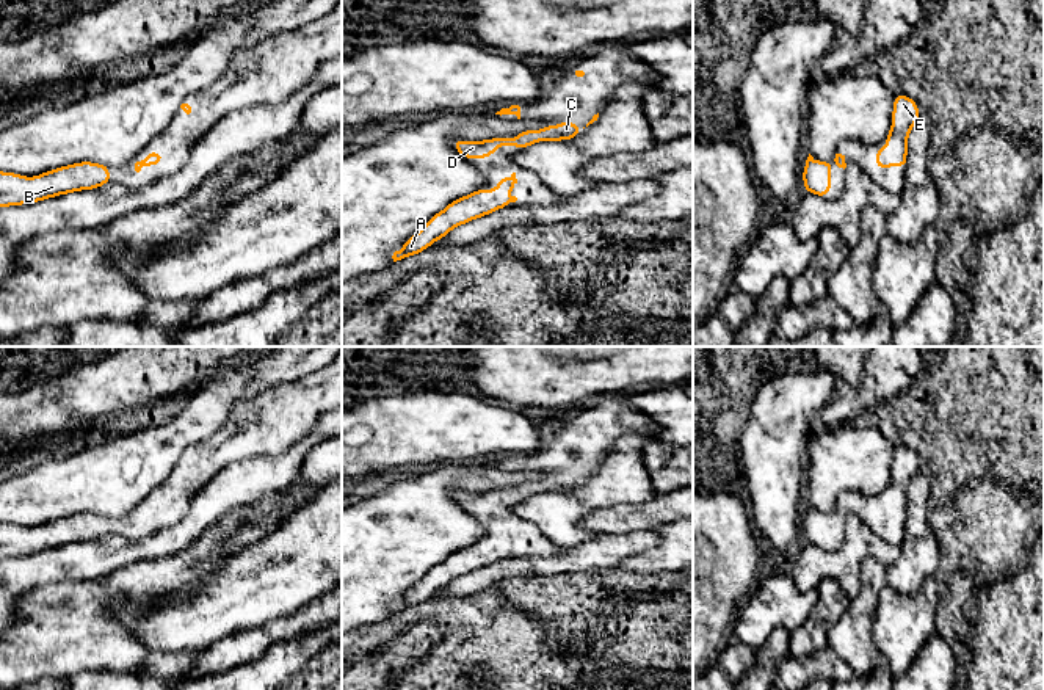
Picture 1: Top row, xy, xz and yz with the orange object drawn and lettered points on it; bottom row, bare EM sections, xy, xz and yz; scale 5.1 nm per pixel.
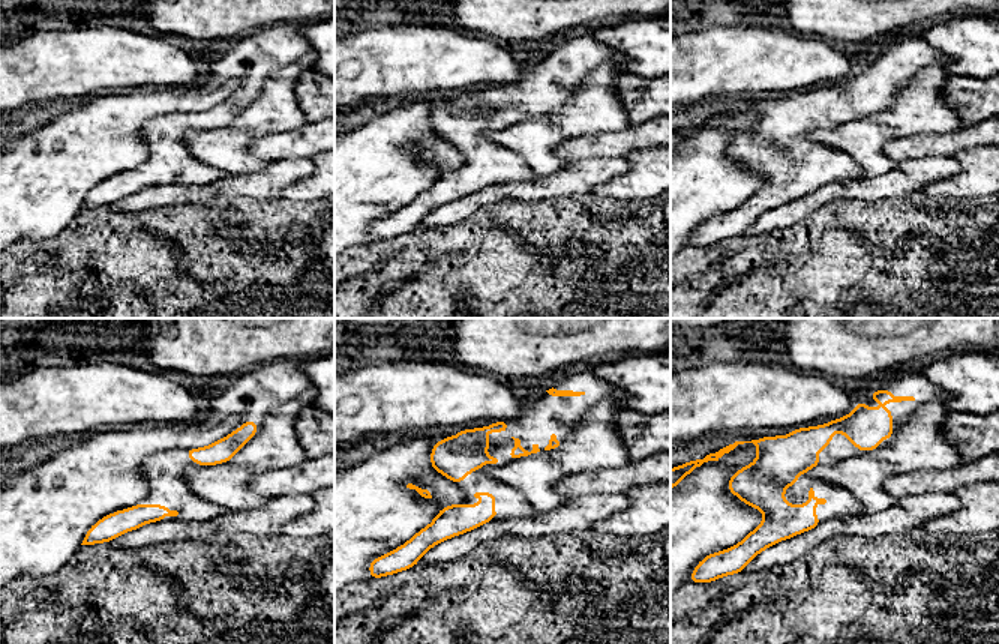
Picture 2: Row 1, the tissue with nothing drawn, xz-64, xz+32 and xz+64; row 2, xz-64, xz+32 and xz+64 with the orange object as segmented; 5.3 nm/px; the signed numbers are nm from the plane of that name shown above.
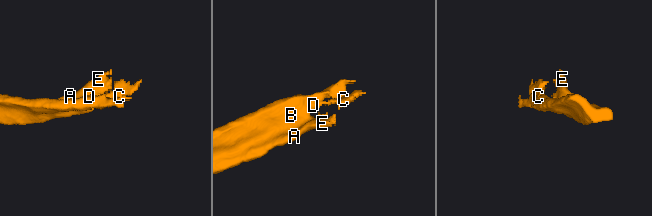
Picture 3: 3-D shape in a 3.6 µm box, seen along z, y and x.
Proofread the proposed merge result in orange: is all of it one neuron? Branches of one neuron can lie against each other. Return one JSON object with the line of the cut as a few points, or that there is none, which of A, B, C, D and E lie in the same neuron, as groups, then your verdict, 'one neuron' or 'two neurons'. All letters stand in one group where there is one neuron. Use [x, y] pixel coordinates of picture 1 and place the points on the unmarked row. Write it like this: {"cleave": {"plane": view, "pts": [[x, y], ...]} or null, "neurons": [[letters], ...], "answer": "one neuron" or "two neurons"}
{"cleave": null, "neurons": [["A", "B", "C", "D", "E"]], "answer": "one neuron"}

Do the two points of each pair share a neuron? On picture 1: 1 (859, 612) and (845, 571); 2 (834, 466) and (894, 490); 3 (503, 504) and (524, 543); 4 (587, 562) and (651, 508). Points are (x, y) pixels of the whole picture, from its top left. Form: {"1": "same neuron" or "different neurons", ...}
{"1": "different neurons", "2": "different neurons", "3": "same neuron", "4": "different neurons"}

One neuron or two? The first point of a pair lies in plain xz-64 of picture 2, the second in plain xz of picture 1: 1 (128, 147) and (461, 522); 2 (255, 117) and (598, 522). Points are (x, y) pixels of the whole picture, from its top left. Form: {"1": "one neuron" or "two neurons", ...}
{"1": "one neuron", "2": "two neurons"}

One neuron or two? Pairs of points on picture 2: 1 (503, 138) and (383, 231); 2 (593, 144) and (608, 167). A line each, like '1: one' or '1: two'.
1: two
2: two

